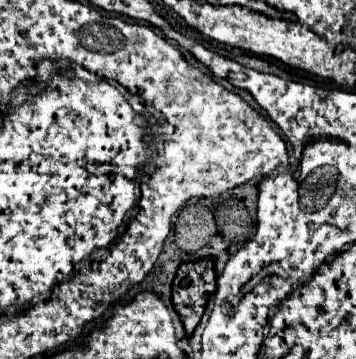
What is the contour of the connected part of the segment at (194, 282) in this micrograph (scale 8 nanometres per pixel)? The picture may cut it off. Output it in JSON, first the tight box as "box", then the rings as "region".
{"box":[171,259,215,337],"region":[[[201,259],[195,263],[185,263],[177,269],[177,275],[171,285],[171,299],[187,331],[187,337],[193,335],[197,323],[201,321],[205,303],[213,291],[215,291],[213,261]]]}

